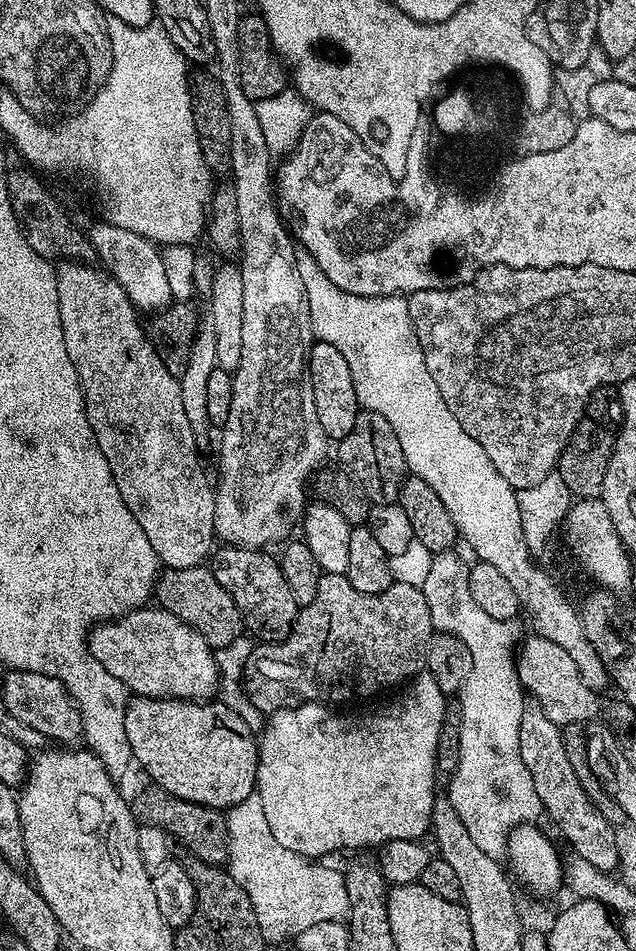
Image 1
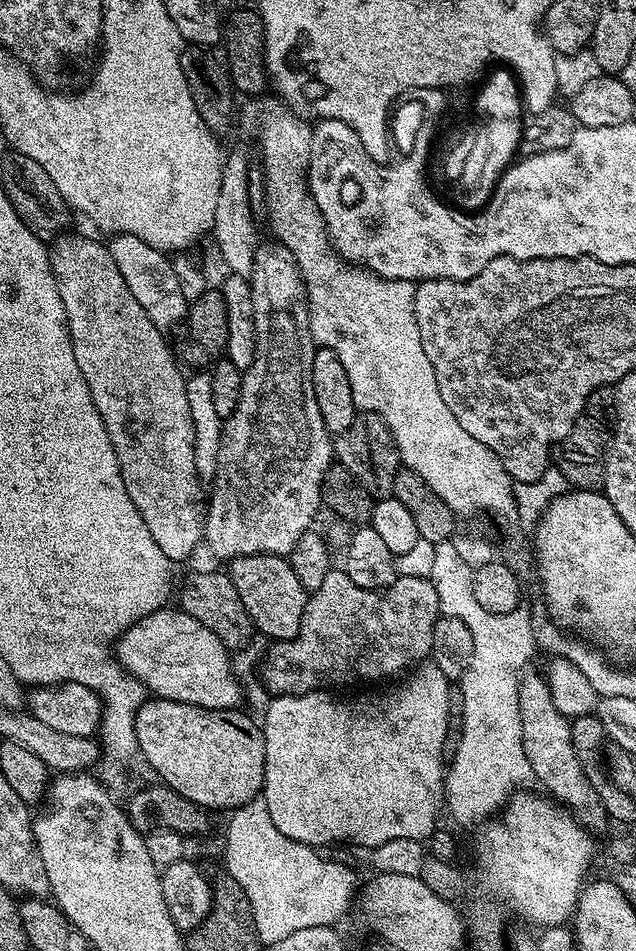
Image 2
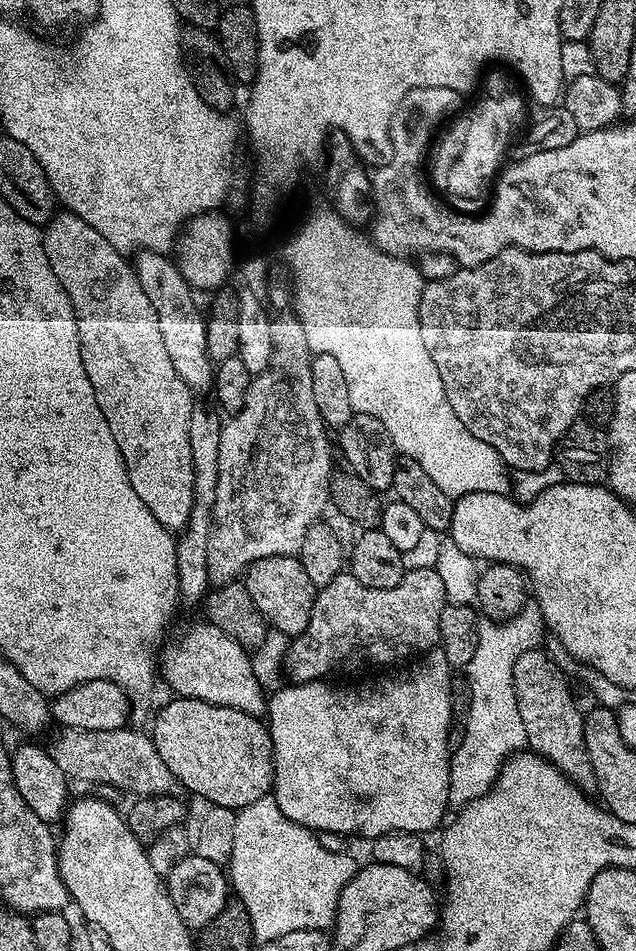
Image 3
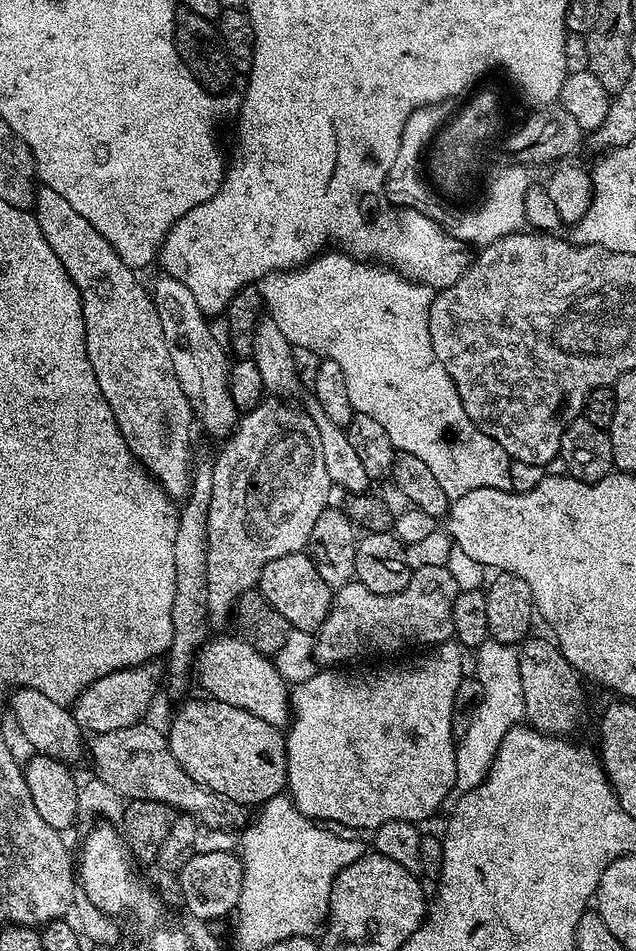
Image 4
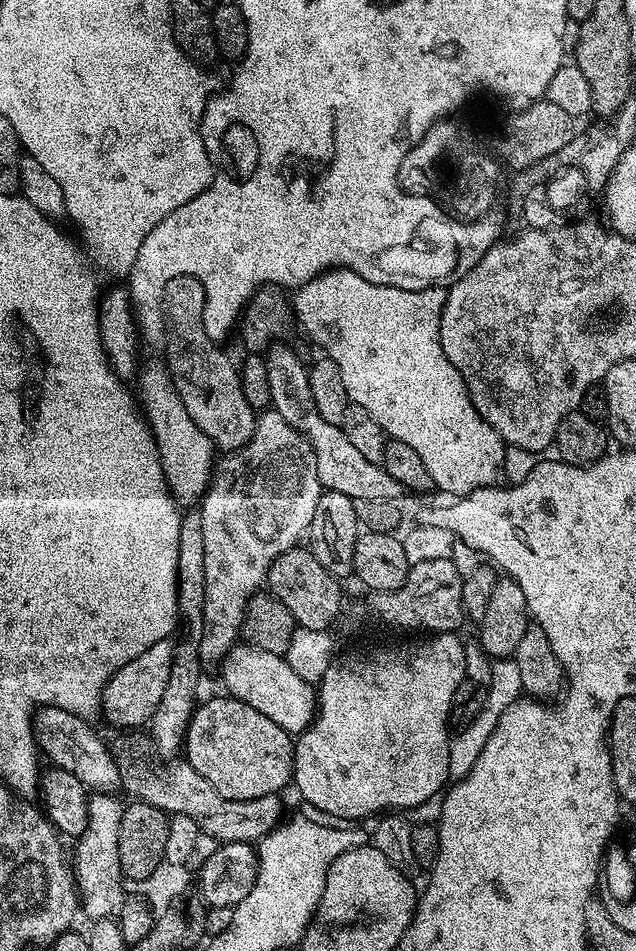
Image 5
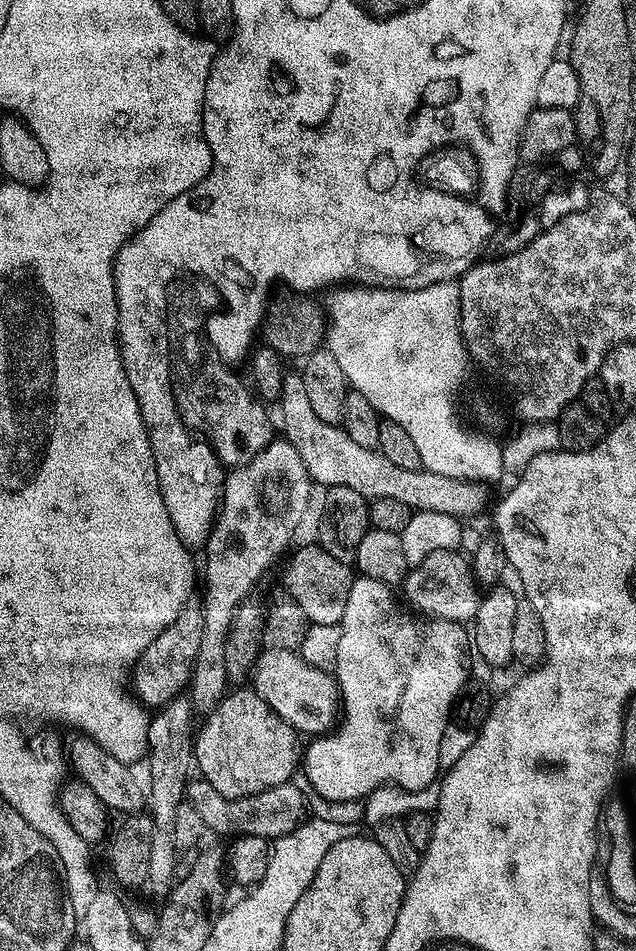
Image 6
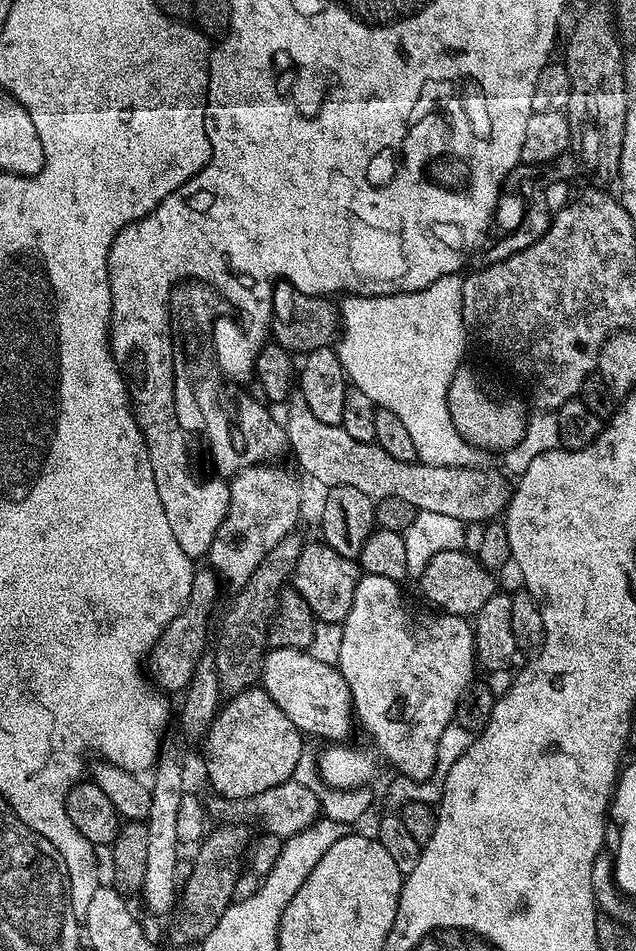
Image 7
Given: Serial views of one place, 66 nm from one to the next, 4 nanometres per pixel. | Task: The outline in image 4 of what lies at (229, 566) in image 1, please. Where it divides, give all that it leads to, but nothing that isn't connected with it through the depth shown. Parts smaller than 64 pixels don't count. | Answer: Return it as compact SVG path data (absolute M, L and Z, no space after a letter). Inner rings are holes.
M307 551L282 554L282 558L274 558L274 562L266 562L262 566L258 590L286 618L289 629L315 633L326 618L332 605L334 590L322 582L322 574L314 566L311 555Z

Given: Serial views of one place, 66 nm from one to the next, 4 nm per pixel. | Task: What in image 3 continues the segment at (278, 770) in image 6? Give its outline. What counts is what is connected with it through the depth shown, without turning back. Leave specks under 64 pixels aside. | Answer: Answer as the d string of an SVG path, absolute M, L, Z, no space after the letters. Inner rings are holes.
M172 698L156 716L150 735L181 789L239 810L269 795L274 778L272 735L263 719L191 698Z

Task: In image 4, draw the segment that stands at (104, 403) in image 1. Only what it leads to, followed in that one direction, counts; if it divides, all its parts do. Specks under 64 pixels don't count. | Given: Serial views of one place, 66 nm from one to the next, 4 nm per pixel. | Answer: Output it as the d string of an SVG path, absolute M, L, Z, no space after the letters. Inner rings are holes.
M37 187L34 219L78 290L86 354L98 378L98 388L118 422L118 430L122 430L122 438L126 438L132 455L167 496L187 497L194 471L194 417L186 394L182 394L182 386L178 386L174 362L170 362L162 322L149 289L140 285L136 277L139 275L118 258L110 242L54 189Z

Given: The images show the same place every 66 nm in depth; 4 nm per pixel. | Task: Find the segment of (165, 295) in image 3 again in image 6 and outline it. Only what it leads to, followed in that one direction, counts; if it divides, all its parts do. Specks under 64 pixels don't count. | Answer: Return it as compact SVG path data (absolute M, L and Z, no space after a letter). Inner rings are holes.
M192 274L173 280L168 289L172 388L176 391L176 405L185 421L193 425L200 424L201 430L205 432L201 433L211 444L221 464L235 466L245 464L254 458L254 454L261 452L274 438L274 432L268 421L268 412L264 409L267 407L253 395L247 383L244 385L228 369L231 368L229 361L217 354L204 334L204 308L213 307L212 296L212 283L203 276Z

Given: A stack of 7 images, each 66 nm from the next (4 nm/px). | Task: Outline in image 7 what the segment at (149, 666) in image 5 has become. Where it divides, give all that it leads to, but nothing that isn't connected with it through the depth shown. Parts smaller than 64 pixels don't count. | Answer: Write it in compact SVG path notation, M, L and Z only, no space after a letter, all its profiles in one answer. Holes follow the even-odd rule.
M204 566L201 572L200 569L193 571L190 598L186 606L180 611L178 618L174 618L170 626L166 626L166 630L160 635L150 653L150 680L157 689L168 694L180 694L194 678L200 657L205 655L207 649L204 647L210 644L208 623L211 622L212 611L216 608L216 584L218 585L218 577L211 567Z

